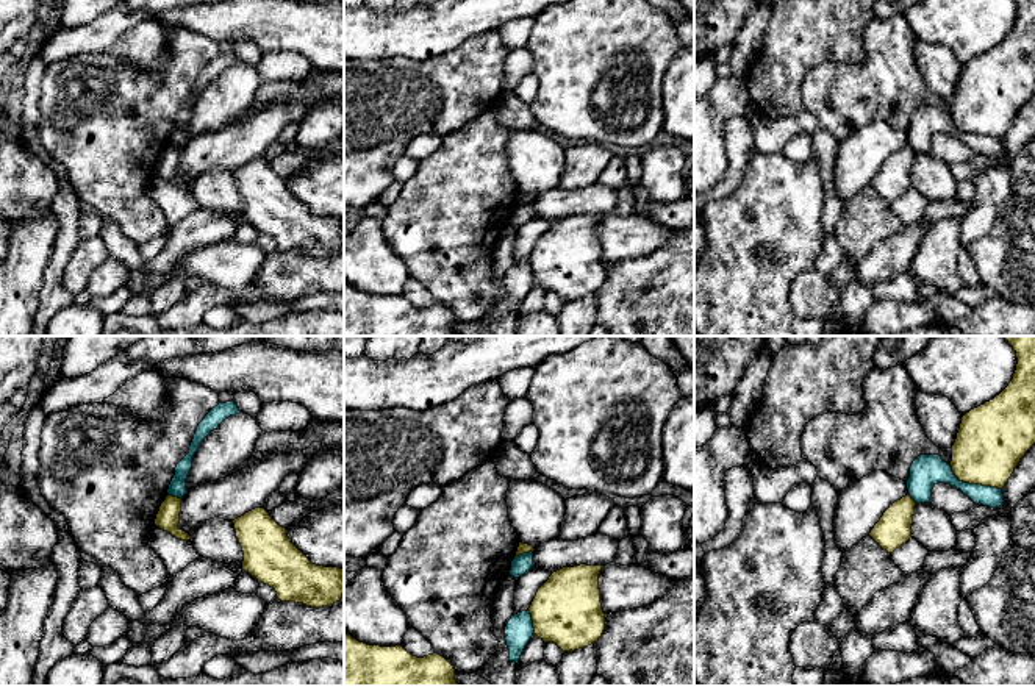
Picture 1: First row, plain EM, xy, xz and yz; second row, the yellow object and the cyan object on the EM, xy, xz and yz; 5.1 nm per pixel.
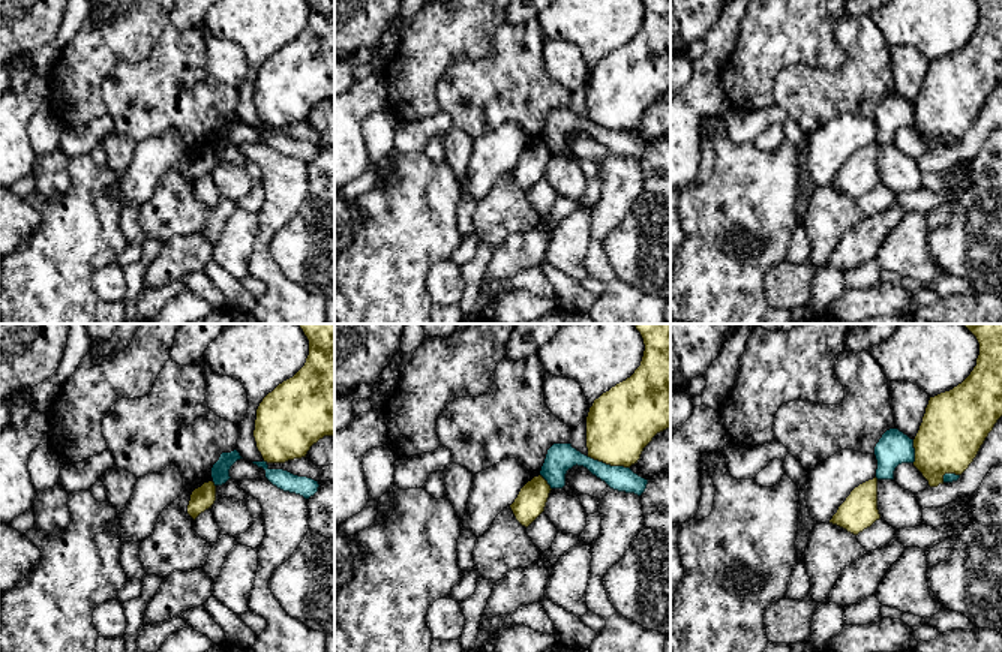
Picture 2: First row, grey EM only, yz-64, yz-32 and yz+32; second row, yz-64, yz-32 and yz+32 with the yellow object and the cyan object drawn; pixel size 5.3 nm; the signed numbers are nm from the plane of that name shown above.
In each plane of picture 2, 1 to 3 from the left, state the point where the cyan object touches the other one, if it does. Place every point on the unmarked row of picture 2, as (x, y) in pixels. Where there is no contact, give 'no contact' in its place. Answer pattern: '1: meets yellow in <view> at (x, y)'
1: meets yellow in yz-64 at (213, 149)
2: meets yellow in yz-32 at (608, 128)
3: meets yellow in yz+32 at (915, 116)

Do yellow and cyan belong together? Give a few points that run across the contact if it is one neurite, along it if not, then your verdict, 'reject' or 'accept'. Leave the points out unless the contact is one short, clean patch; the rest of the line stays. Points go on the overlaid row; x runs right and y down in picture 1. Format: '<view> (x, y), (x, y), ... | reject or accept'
reject

